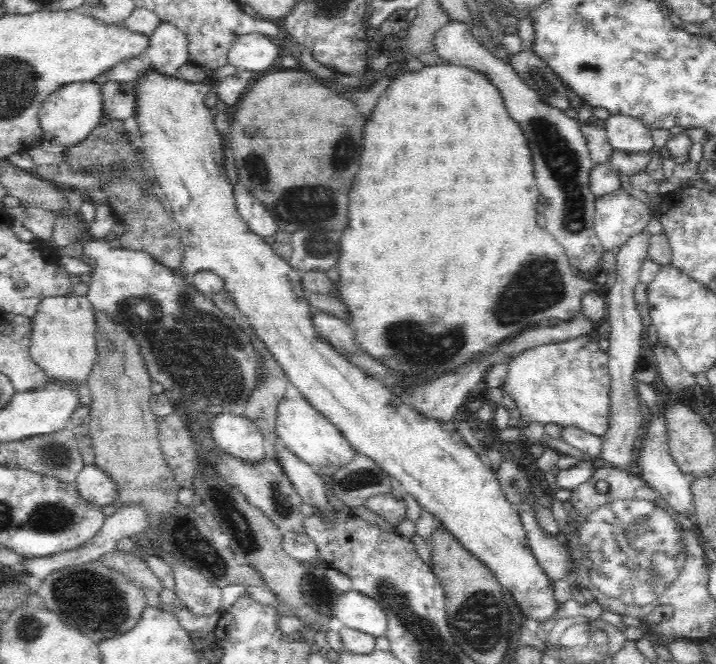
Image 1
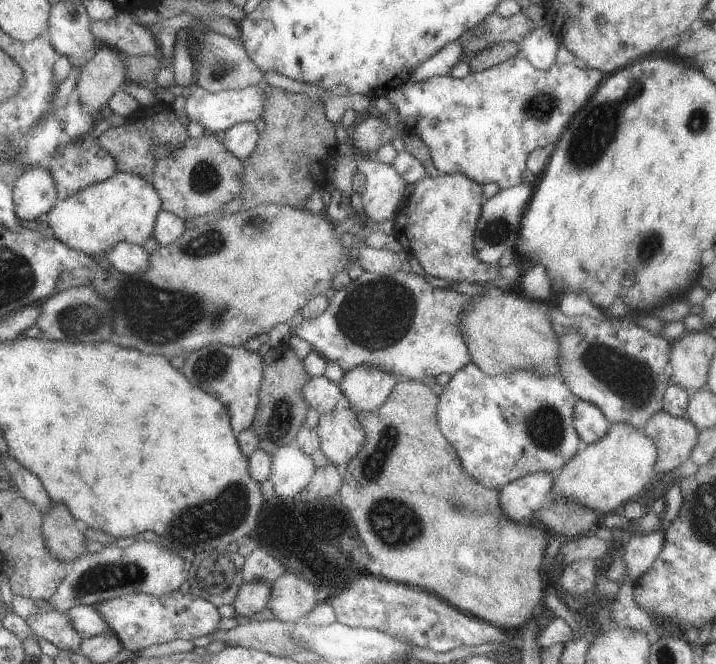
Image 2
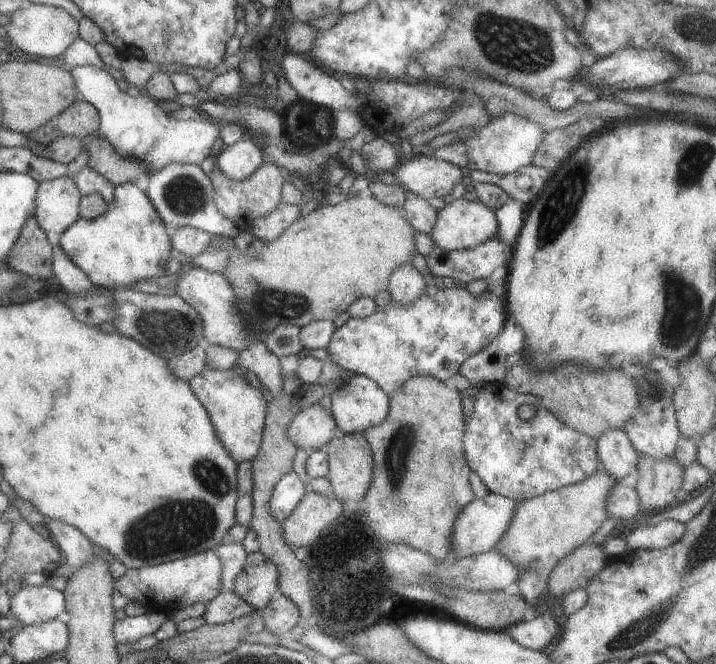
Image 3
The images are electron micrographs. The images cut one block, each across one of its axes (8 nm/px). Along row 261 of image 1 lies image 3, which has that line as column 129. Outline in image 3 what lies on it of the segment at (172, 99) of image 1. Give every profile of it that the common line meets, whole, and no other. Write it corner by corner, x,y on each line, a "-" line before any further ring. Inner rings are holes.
135,182
115,187
114,198
107,202
102,216
96,220
80,217
68,230
64,230
59,247
94,285
105,292
117,287
130,289
140,280
164,275
166,260
174,254
164,222
146,196
143,184

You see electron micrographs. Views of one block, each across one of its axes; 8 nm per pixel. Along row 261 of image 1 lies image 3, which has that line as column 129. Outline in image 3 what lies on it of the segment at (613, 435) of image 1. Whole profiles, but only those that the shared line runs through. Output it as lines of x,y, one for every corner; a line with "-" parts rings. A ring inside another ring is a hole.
146,611
143,615
118,619
113,626
113,637
118,644
132,644
143,636
154,634
168,618
161,611

